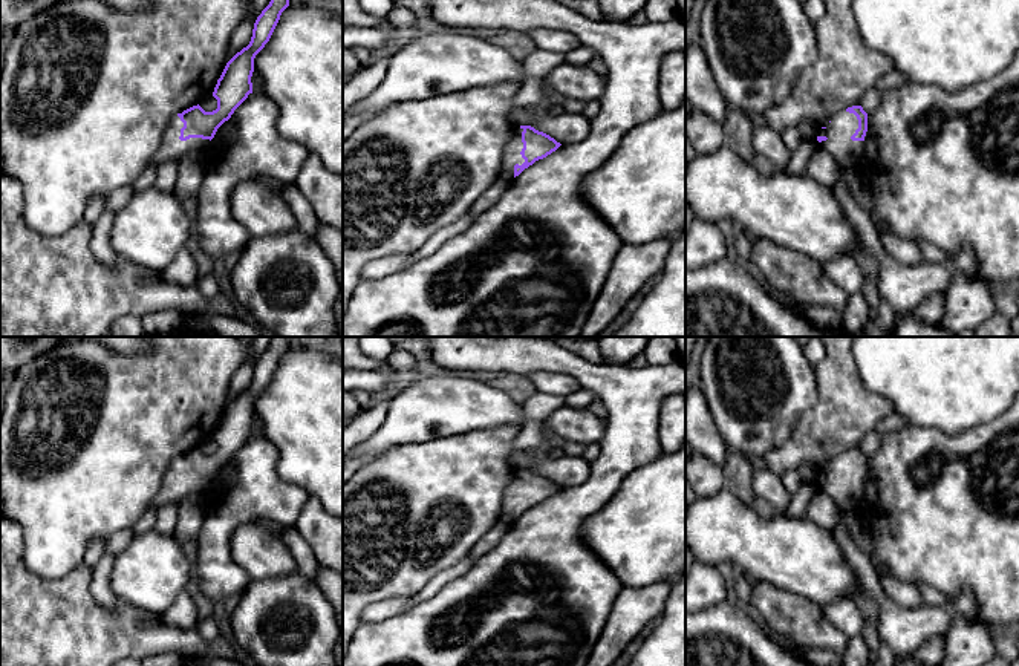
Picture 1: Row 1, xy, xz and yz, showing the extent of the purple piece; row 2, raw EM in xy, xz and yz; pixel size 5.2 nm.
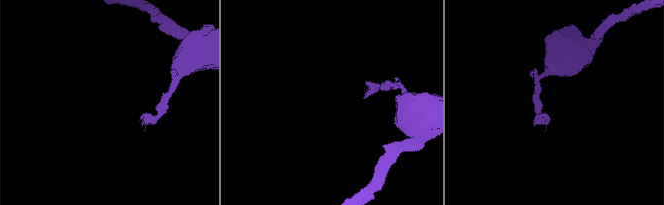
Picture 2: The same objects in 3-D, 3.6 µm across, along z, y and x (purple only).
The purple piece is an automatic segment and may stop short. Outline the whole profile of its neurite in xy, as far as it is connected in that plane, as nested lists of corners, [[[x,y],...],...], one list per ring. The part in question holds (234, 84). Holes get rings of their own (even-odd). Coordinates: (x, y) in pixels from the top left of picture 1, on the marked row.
[[[289,0],[269,2],[254,23],[249,44],[226,63],[217,80],[213,92],[217,109],[205,112],[197,104],[173,116],[148,164],[161,165],[164,161],[181,161],[188,152],[205,150],[211,144],[217,129],[252,93],[254,58],[269,41],[288,6]]]

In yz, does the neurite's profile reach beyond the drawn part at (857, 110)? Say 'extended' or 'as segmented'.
extended

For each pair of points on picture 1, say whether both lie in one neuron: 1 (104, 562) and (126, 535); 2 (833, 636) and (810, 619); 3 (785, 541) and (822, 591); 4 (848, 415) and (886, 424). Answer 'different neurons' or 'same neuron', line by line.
1: different neurons
2: same neuron
3: same neuron
4: different neurons

